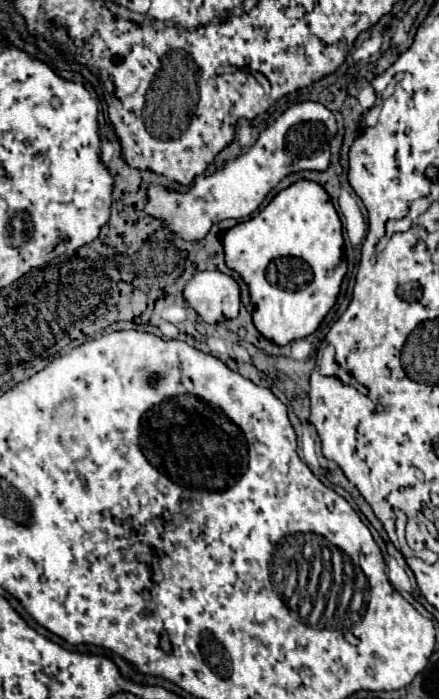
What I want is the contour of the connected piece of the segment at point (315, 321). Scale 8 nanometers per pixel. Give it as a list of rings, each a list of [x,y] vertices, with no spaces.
[[[299,180],[281,190],[251,220],[227,230],[223,236],[223,246],[227,266],[237,270],[251,290],[251,302],[255,306],[253,324],[267,340],[273,340],[279,346],[305,338],[319,328],[327,312],[335,306],[341,282],[347,274],[347,260],[343,254],[343,226],[339,214],[325,188],[309,180]]]

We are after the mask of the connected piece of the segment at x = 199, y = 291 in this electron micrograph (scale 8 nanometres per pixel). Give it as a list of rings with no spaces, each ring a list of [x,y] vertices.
[[[197,272],[185,286],[185,300],[205,322],[225,322],[237,318],[241,306],[241,288],[237,280],[223,272]]]

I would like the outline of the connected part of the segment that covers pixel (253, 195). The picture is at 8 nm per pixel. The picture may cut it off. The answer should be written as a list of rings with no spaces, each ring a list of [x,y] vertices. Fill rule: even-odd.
[[[301,102],[291,106],[289,110],[285,110],[275,122],[273,126],[269,126],[267,130],[261,132],[261,136],[257,138],[257,142],[247,150],[247,154],[239,156],[237,160],[225,162],[223,168],[219,168],[215,174],[211,176],[201,176],[195,178],[195,182],[191,184],[189,192],[169,192],[163,186],[155,186],[149,188],[149,204],[145,208],[147,214],[161,218],[165,222],[165,228],[179,234],[185,240],[203,240],[209,232],[209,228],[221,220],[227,218],[243,218],[253,214],[261,202],[265,200],[265,196],[289,174],[293,172],[301,172],[301,170],[327,170],[331,164],[331,140],[337,134],[337,120],[333,116],[331,110],[327,110],[323,104],[319,102]]]

